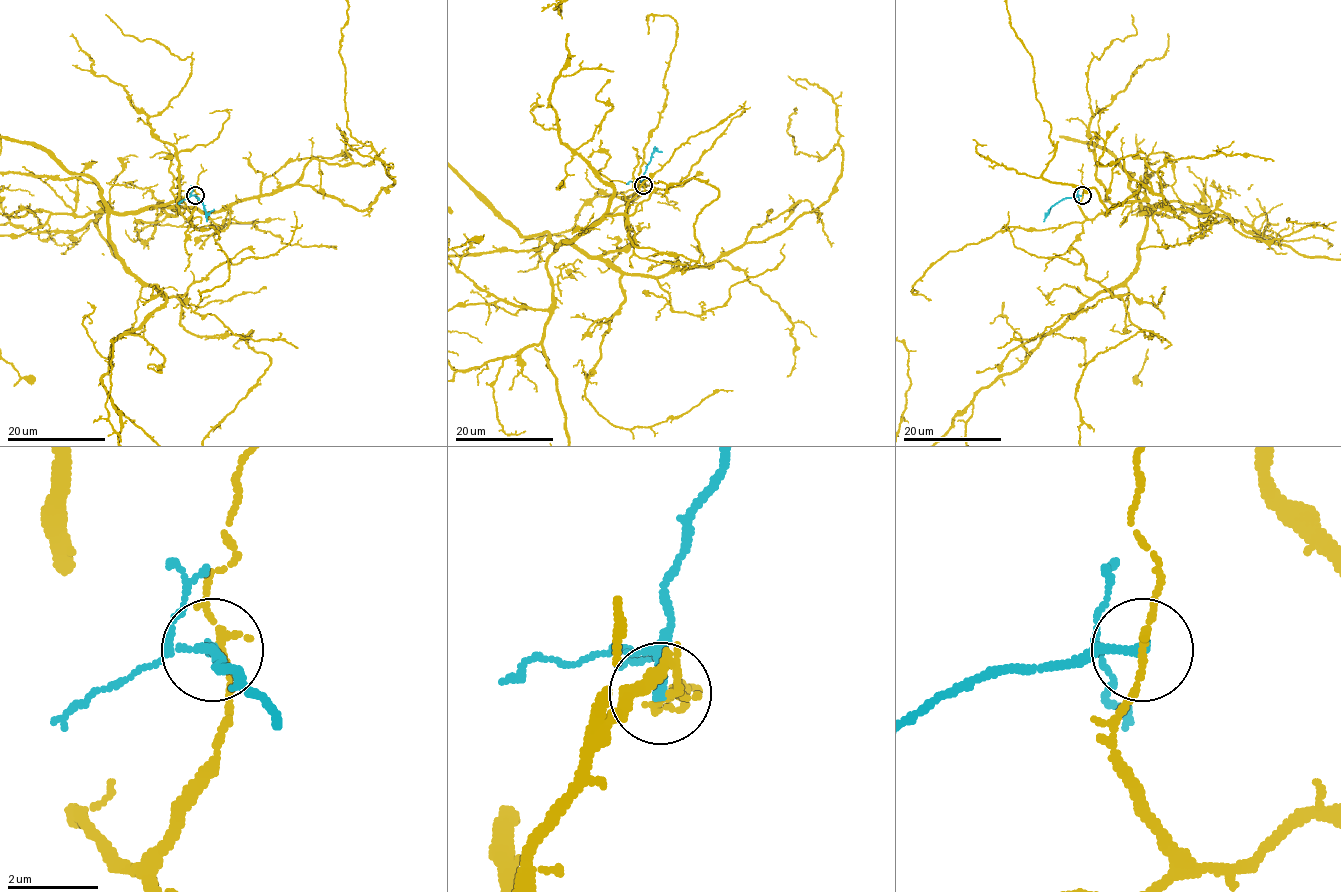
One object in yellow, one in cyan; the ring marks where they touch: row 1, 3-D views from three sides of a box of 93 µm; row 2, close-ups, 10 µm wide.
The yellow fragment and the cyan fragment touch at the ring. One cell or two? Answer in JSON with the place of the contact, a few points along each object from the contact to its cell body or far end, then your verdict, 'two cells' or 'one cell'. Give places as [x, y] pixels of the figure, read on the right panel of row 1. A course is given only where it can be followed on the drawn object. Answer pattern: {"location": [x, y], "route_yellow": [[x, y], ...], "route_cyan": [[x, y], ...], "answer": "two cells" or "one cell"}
{"location": [1082, 195], "route_cyan": [[1082, 196], [1063, 198], [1050, 209], [1044, 221]], "answer": "two cells"}

